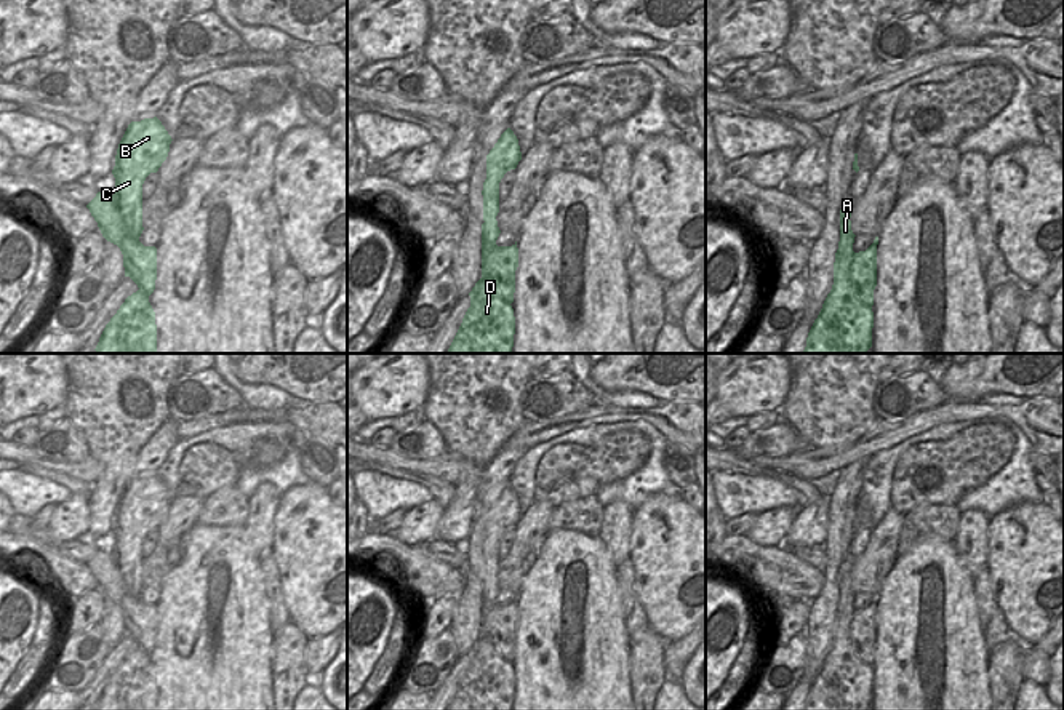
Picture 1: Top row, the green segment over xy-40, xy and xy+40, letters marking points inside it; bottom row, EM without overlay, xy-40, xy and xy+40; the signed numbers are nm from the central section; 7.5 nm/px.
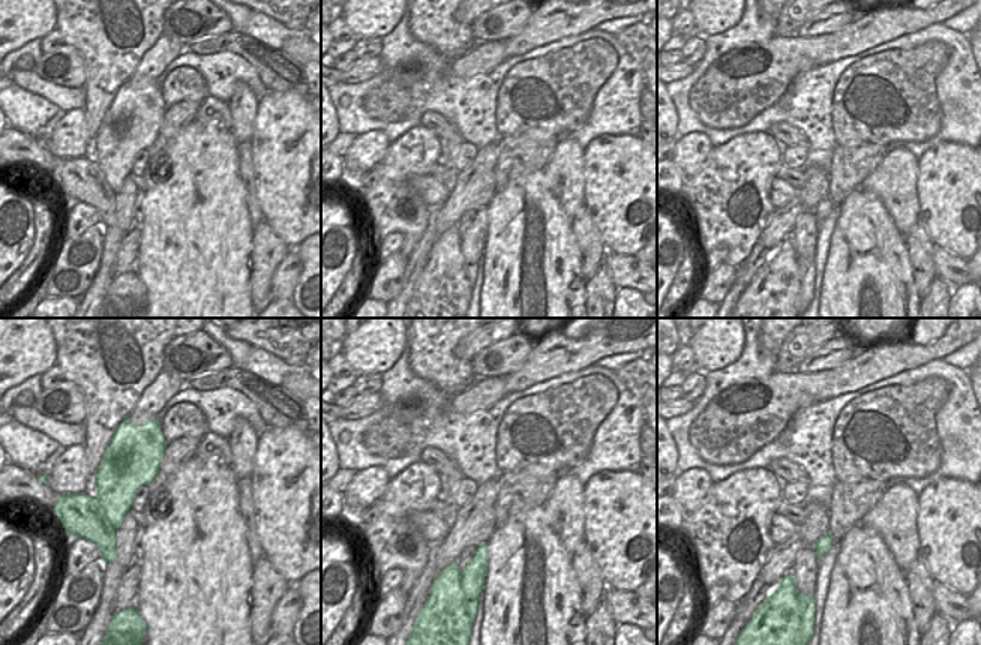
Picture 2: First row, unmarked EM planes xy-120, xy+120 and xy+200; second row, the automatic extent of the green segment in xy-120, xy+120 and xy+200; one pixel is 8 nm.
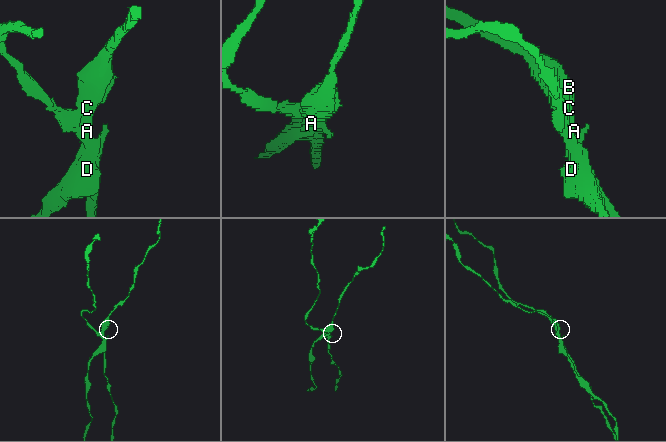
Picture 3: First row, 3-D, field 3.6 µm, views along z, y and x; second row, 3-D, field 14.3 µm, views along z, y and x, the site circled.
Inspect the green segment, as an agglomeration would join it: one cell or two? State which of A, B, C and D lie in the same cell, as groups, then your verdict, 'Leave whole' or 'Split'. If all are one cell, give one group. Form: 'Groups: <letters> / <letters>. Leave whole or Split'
Groups: A / B C D. Split.

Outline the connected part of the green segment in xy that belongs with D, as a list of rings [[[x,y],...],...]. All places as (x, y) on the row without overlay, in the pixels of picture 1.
[[[486,635],[475,641],[462,681],[448,710],[512,710],[515,692],[514,667]]]

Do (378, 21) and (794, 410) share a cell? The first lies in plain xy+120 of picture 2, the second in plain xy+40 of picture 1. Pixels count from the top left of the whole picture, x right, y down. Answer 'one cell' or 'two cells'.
two cells

